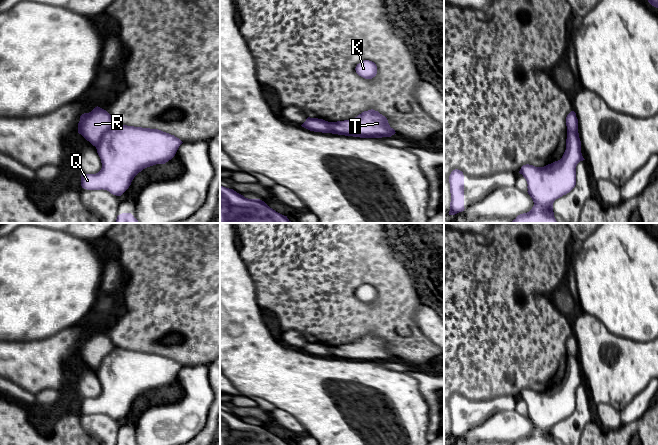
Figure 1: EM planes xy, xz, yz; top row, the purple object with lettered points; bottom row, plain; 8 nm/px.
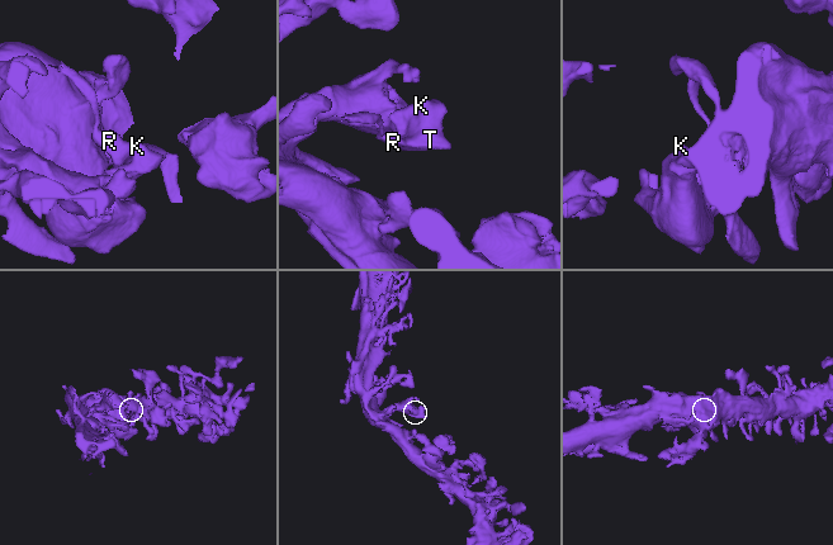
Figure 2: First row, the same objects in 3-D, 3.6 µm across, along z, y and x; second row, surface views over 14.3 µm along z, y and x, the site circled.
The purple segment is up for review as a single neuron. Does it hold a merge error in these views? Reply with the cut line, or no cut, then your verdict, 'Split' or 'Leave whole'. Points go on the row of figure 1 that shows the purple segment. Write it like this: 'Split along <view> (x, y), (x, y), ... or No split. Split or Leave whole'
Split along xy (115, 124), (102, 136), (100, 142), (95, 146). Split

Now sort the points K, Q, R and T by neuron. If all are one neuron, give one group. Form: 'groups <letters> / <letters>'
groups K Q T / R

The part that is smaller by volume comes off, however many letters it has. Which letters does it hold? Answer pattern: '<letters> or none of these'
R

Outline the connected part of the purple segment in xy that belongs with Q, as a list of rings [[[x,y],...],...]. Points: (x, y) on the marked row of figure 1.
[[[115,124],[102,136],[99,145],[96,146],[102,163],[101,170],[96,174],[81,175],[81,186],[87,190],[103,189],[113,195],[121,196],[139,172],[147,167],[165,164],[171,160],[182,143],[174,135],[158,129]]]

